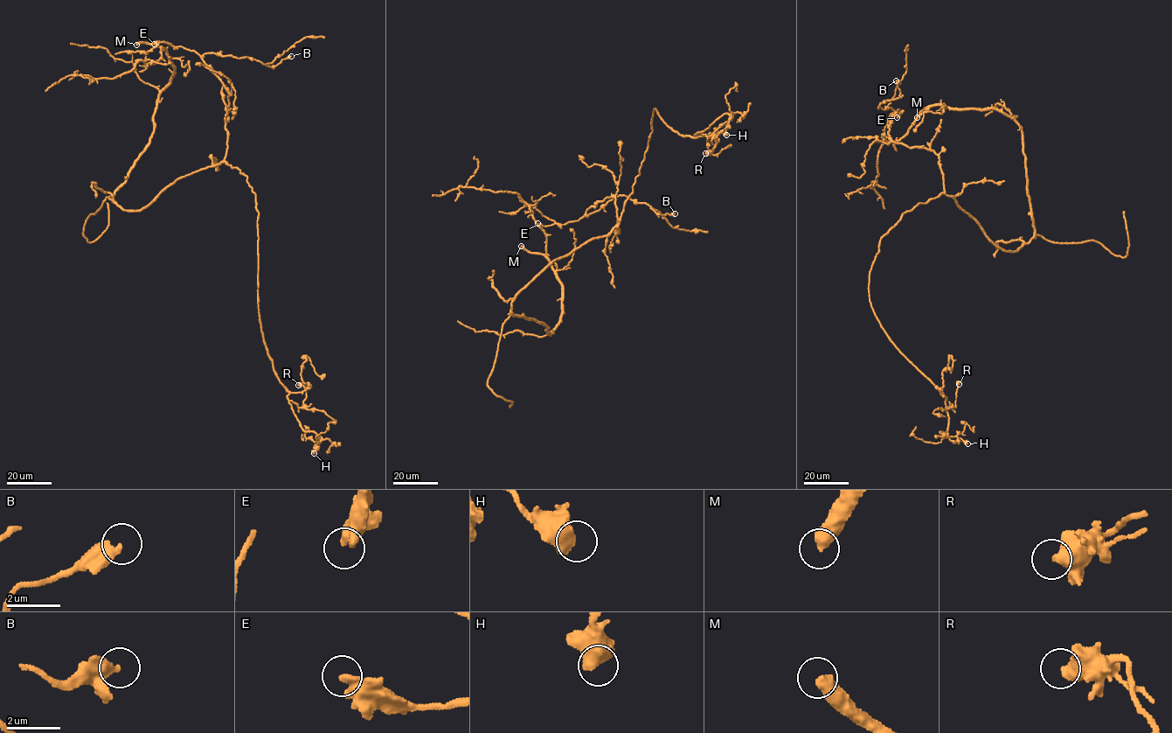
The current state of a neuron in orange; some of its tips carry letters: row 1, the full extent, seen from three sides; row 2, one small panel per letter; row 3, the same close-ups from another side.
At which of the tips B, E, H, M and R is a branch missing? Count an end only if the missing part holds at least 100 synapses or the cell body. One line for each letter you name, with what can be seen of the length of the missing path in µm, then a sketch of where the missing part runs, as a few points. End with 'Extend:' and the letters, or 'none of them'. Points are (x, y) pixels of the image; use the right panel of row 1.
M: about 120 µm are missing; missing branch runs (917, 117), (903, 168), (905, 181), (924, 209), (928, 223), (929, 268), (932, 270), (938, 254), (923, 233)
Extend: M

